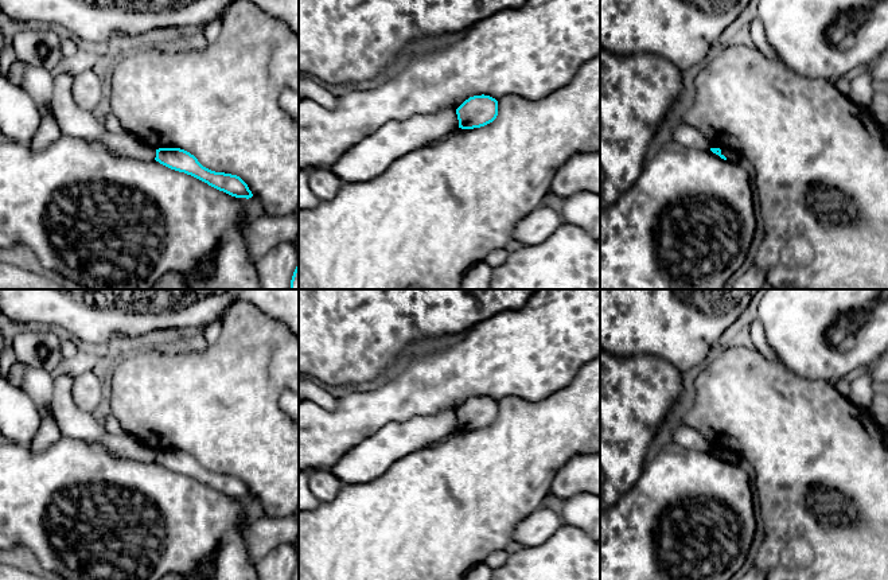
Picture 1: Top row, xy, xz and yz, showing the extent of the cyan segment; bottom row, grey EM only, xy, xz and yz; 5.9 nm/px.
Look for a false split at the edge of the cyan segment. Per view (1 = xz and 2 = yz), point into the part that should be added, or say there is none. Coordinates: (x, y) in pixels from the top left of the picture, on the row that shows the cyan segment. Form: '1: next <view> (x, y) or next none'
1: next none
2: next none

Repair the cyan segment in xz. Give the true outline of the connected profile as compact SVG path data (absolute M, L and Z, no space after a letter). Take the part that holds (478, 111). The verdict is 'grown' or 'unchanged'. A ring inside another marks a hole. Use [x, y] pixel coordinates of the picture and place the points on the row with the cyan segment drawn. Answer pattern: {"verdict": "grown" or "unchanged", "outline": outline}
{"verdict": "unchanged", "outline": "M474 96L456 109L459 128L474 129L492 122L498 116L498 101L490 96Z"}

